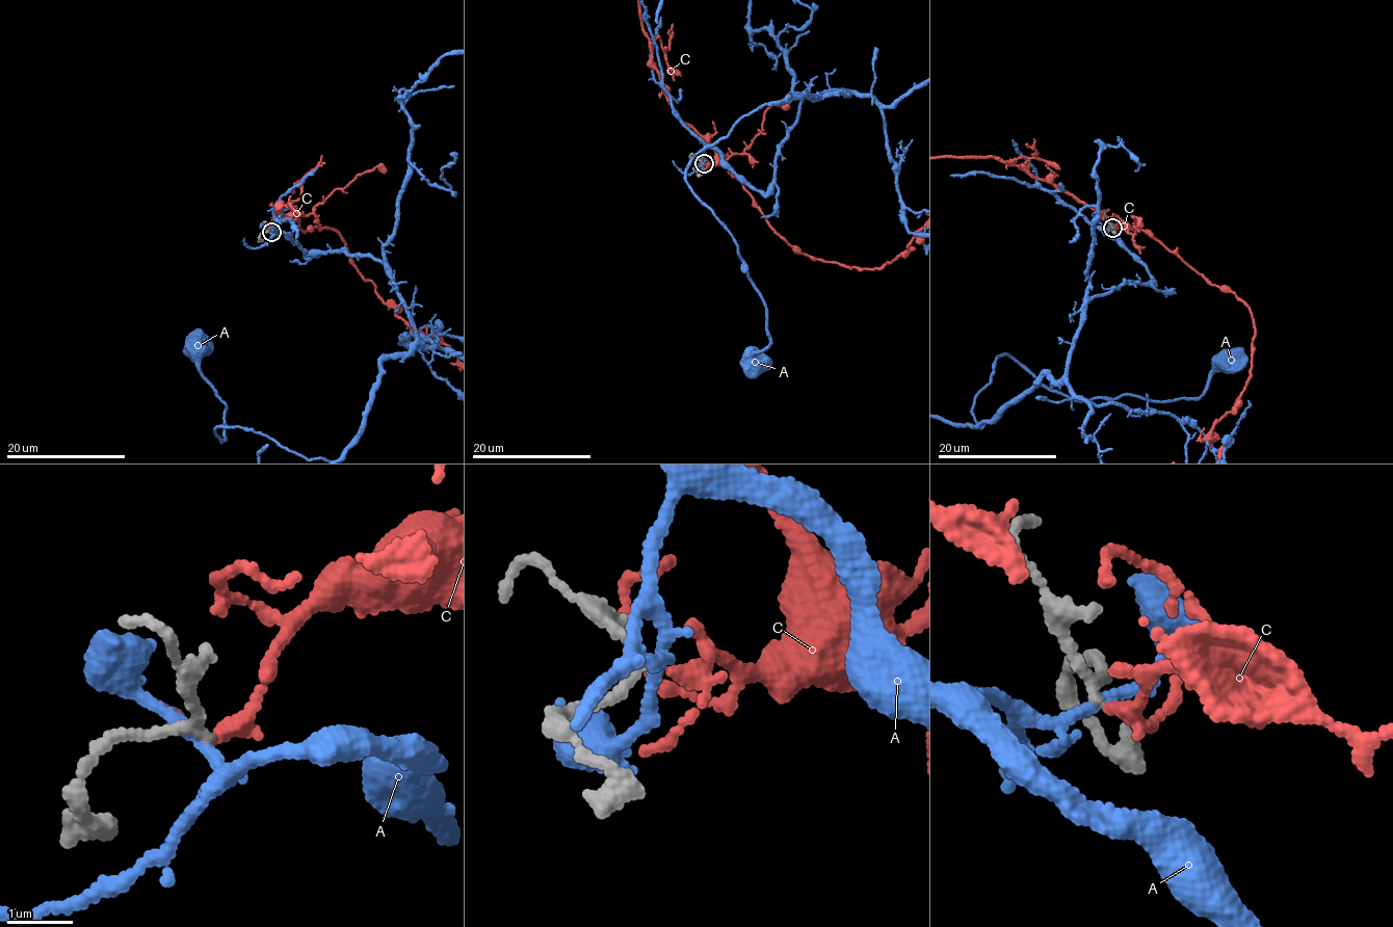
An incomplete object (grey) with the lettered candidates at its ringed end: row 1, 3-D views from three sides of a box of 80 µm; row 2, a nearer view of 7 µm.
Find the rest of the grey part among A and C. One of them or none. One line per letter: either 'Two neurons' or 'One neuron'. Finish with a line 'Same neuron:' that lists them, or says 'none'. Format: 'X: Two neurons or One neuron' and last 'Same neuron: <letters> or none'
A: Two neurons
C: One neuron
Same neuron: C

